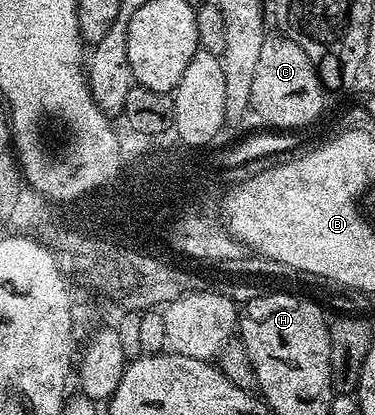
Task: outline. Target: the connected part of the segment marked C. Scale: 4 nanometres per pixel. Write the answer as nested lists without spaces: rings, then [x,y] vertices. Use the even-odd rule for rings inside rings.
[[[281,34],[267,35],[264,46],[260,46],[260,58],[256,62],[256,74],[252,74],[250,106],[253,115],[258,115],[266,123],[264,125],[274,130],[302,128],[305,124],[312,123],[321,114],[322,95],[324,95],[322,79],[318,77],[318,72],[308,58],[308,54],[304,54],[304,50],[300,50],[300,46],[296,46],[296,42],[292,42],[287,36]]]

